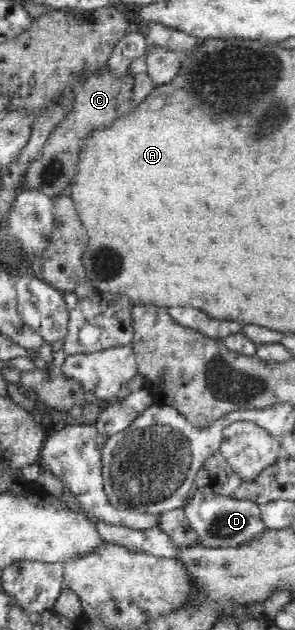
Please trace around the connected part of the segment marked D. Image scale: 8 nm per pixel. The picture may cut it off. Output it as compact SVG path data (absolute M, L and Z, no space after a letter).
M212 486L196 488L184 507L192 528L198 533L198 541L207 547L232 548L251 544L271 529L263 520L262 510L255 502L216 494Z

